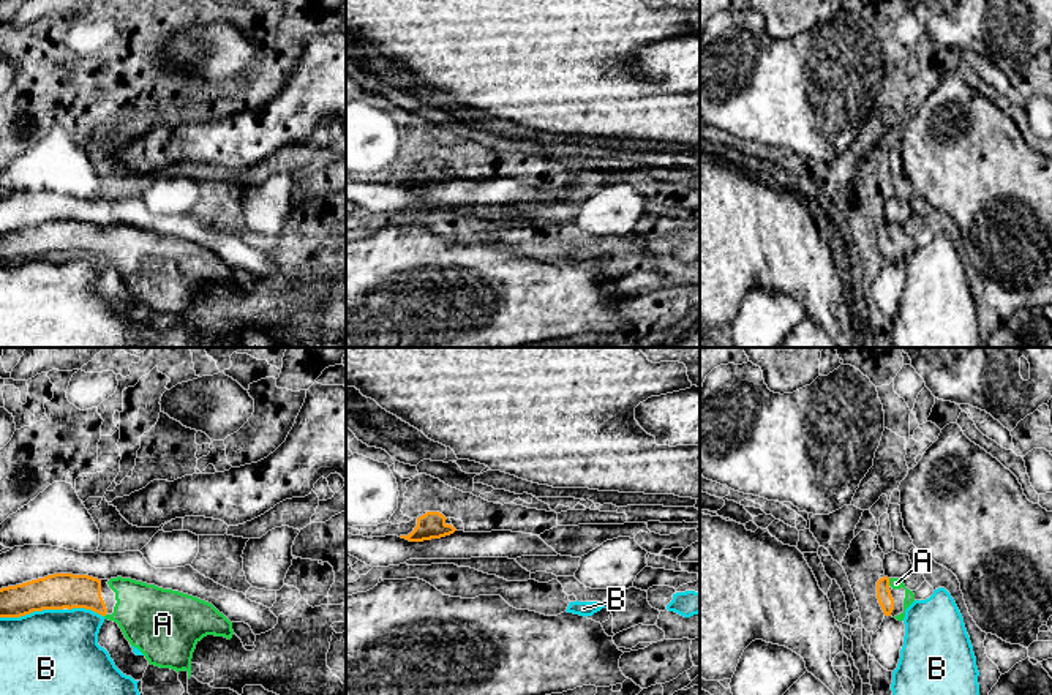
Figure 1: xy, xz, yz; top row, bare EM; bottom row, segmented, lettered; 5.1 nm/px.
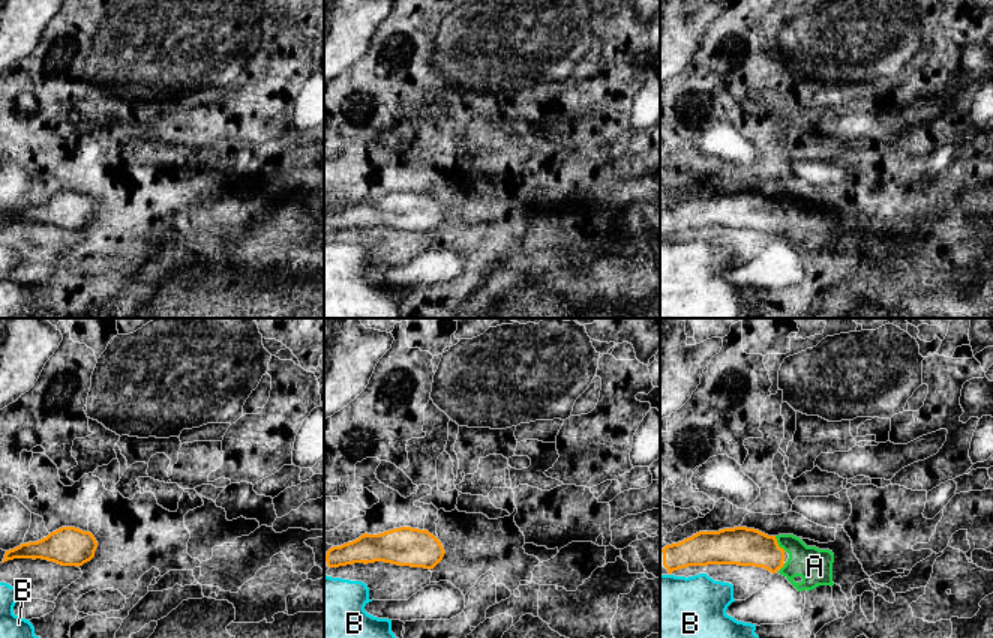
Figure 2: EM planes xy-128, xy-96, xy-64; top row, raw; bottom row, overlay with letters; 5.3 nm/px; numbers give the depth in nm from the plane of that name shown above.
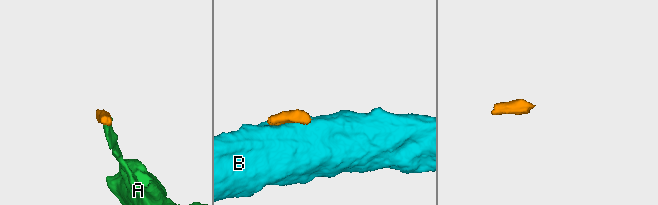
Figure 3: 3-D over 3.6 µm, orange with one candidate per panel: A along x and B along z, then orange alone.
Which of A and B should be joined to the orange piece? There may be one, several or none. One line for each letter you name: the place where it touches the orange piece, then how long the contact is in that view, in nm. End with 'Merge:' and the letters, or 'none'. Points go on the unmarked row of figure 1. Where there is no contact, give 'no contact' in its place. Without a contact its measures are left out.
A: yz (888, 228) | 40 nm
Merge: A

